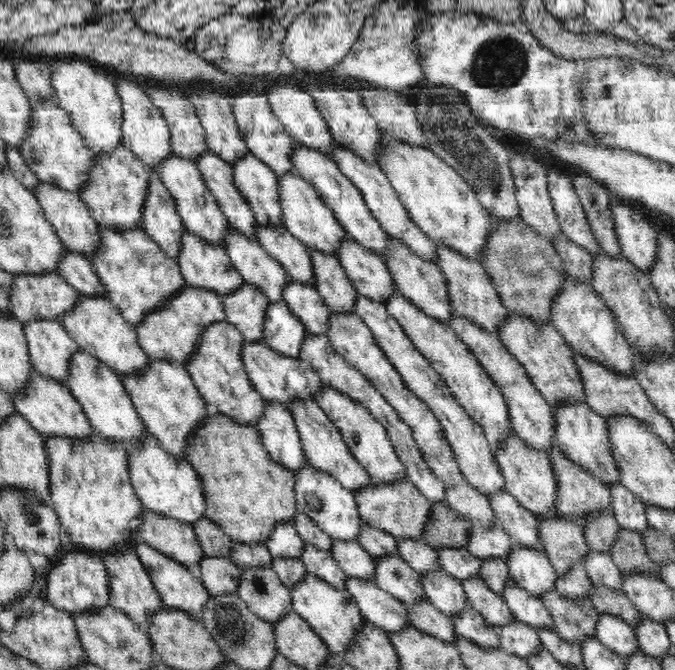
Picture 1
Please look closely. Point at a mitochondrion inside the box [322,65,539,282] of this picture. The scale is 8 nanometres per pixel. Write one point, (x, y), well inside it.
(482, 165)

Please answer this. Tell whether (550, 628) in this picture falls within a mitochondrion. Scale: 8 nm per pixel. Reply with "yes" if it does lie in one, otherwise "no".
no

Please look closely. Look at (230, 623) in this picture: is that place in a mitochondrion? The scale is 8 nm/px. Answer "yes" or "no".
yes

